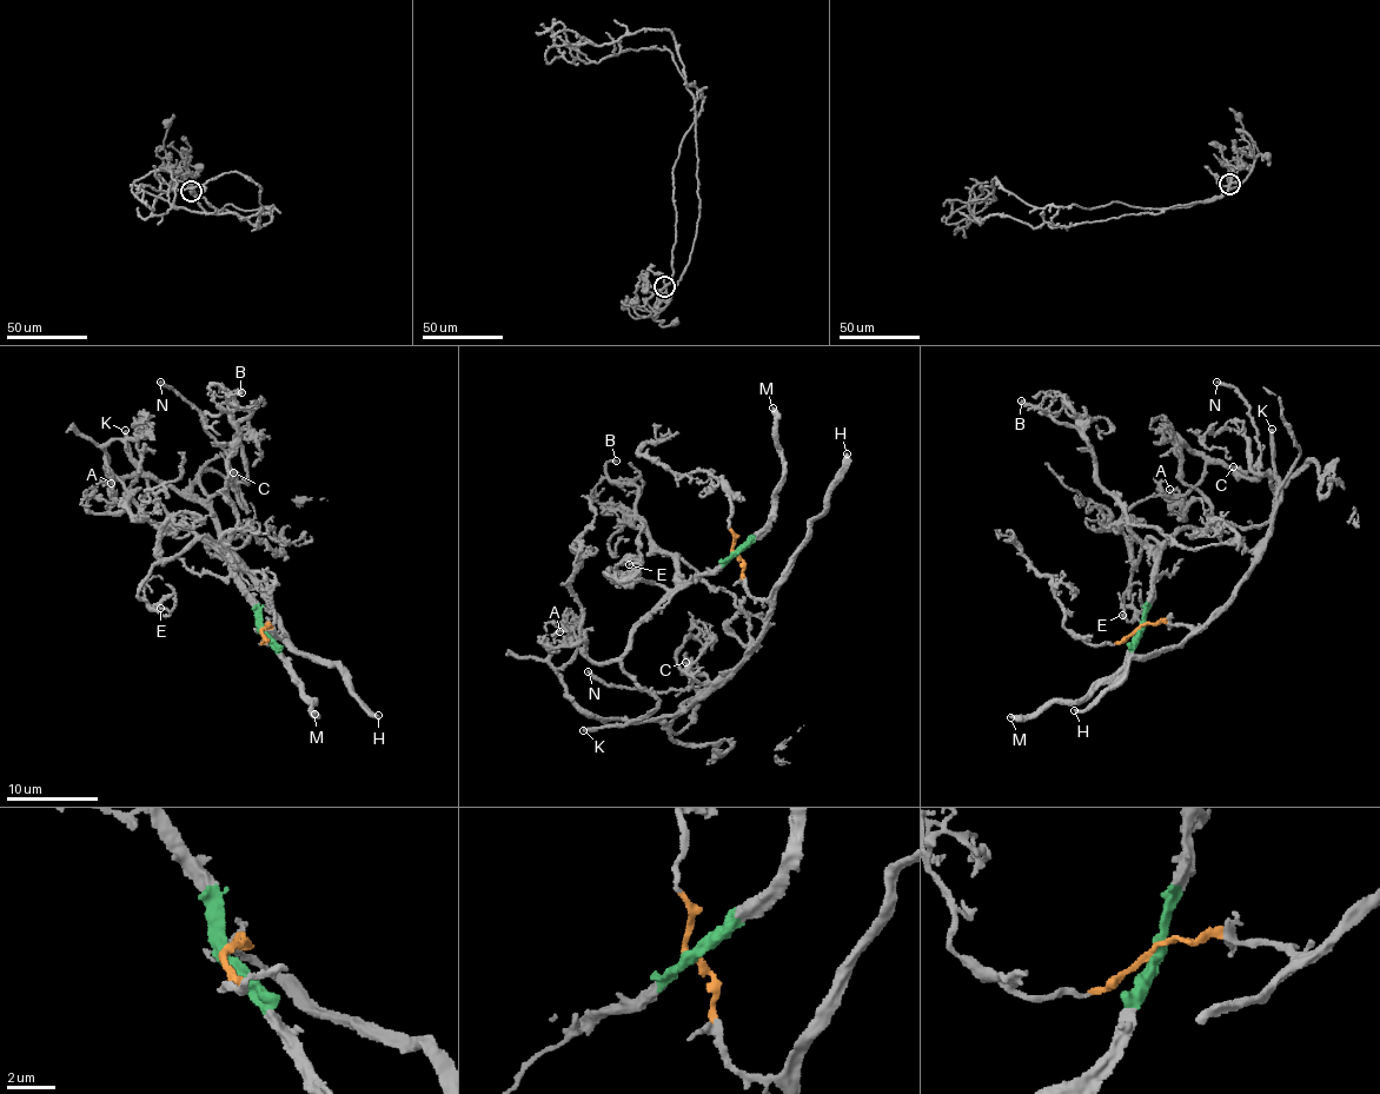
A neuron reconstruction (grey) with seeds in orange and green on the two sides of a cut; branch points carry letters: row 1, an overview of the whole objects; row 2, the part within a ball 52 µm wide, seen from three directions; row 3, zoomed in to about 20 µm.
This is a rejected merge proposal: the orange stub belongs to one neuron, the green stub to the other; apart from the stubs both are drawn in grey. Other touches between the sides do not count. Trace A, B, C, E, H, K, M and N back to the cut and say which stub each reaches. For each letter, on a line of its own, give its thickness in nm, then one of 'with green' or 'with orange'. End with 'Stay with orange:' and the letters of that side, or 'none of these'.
A: calibre 170 nm; with green
B: calibre 200 nm; with green
C: calibre 170 nm; with orange
E: calibre 180 nm; with green
H: calibre 320 nm; with orange
K: calibre 300 nm; with green
M: calibre 320 nm; with green
N: calibre 280 nm; with orange
Stay with orange: C, H, N

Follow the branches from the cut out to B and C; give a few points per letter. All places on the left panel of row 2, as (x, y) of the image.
B: (264, 630), (229, 554), (236, 526), (229, 453), (249, 412), (226, 397), (241, 392)
C: (264, 630), (282, 636), (266, 589), (244, 570), (211, 512), (211, 498), (244, 482), (233, 472)

